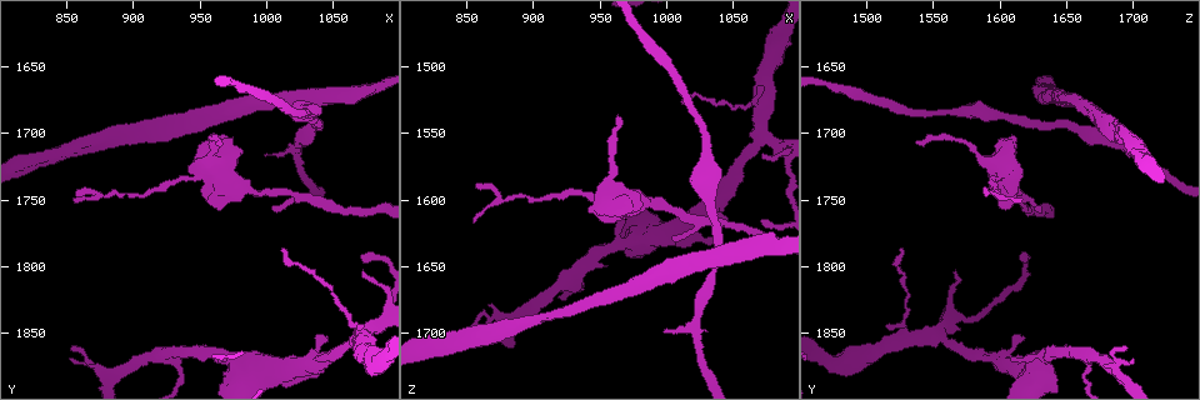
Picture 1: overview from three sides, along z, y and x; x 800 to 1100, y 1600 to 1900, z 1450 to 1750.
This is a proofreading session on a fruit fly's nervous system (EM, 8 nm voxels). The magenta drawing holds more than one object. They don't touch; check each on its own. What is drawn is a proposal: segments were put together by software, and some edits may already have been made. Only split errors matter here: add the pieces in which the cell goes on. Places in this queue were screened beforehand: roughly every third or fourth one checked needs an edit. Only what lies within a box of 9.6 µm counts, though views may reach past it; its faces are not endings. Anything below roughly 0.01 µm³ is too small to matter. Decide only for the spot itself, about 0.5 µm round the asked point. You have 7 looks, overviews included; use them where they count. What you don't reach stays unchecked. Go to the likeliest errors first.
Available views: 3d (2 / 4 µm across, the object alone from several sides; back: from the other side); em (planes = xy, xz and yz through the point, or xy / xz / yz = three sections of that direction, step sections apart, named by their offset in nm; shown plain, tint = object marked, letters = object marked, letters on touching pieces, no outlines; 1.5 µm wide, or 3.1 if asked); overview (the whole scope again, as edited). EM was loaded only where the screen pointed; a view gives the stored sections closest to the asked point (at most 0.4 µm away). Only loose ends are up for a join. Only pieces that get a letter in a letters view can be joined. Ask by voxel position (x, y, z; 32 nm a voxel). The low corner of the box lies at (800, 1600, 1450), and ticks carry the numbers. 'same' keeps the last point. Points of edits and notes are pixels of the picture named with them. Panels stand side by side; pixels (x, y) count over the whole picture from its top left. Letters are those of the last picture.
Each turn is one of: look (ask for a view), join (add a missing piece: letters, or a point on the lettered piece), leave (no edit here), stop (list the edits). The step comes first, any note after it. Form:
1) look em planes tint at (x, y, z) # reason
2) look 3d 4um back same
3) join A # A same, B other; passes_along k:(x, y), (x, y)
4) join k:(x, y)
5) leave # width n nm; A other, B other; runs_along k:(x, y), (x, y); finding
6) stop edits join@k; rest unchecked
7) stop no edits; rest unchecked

look em planes letters at (970, 1870, 1610) # free end

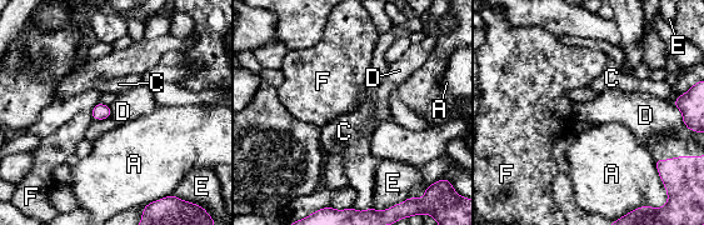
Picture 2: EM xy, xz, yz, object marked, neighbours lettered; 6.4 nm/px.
leave # A other, C other, D other, E other, F other; border 2:(109, 106), (110, 118); no lettered piece goes on from it

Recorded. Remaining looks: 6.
look em yz step 8 tint at (1044, 1856, 1618) # free end

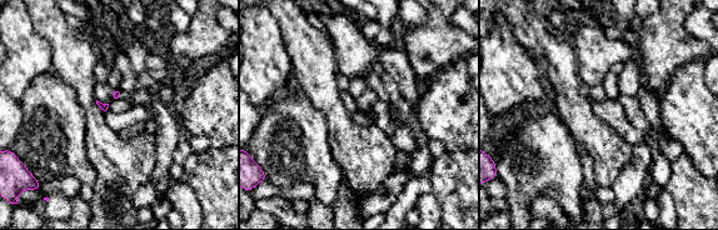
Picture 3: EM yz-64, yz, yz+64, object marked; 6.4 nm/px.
look em xz step 8 letters same

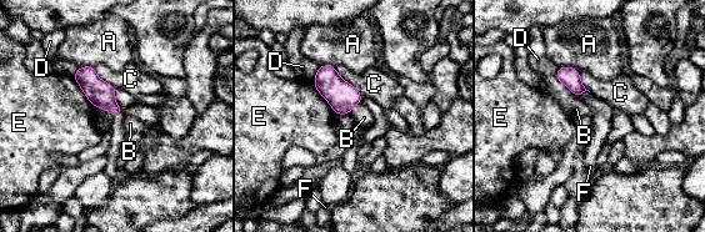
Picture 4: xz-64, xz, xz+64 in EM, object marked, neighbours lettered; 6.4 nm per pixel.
leave # A other, B other, C other, D other, E other, F other; border 4:(554, 75), (579, 99); no lettered piece goes on from it

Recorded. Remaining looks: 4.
look 3d 2um at (962, 1706, 1538) # thin end

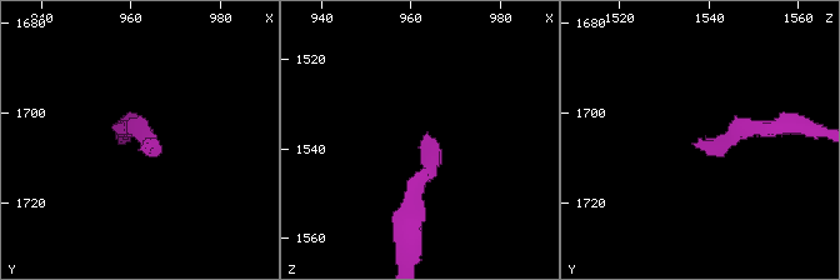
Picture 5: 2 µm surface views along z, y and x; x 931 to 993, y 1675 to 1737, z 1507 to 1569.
look em xz step 4 letters at (963, 1706, 1538)

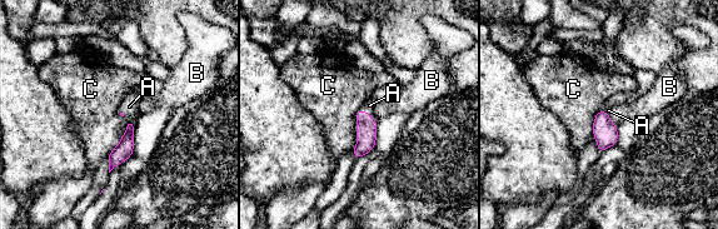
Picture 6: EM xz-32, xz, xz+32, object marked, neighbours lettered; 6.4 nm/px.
join A # A same, B other, C other; passes_along 6:(365, 124), (365, 111), (369, 105); the cell continues

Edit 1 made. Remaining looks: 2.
stop edits join@6; rest unchecked

